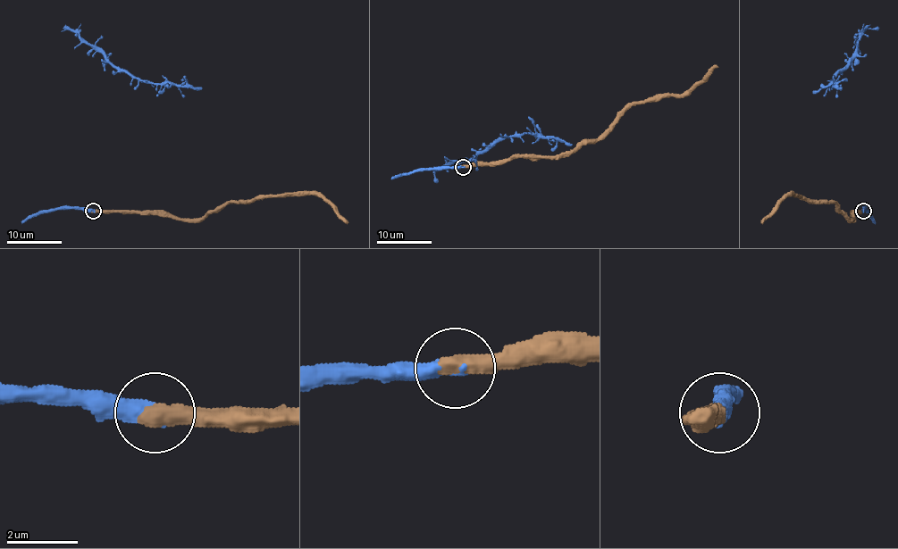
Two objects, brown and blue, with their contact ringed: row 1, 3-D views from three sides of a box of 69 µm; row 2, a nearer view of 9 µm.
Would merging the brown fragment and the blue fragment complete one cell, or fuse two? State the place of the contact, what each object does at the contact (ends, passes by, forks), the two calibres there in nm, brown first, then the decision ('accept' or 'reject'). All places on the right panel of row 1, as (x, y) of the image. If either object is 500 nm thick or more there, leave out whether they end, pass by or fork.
place (863, 211); calibres 600 and 440 nm; accept

